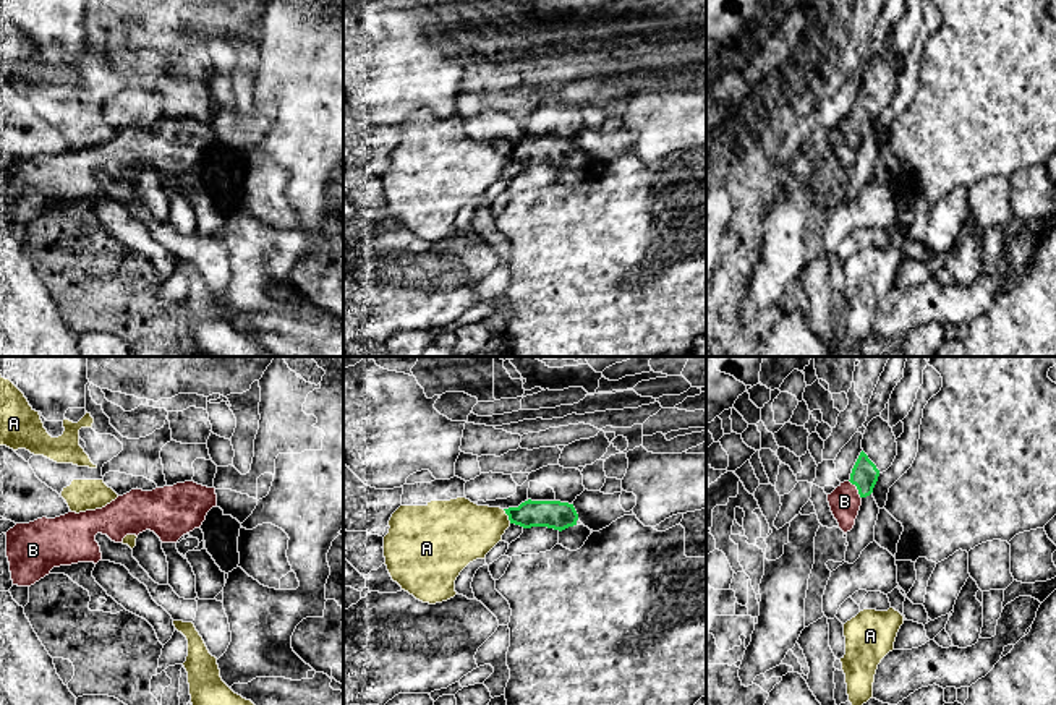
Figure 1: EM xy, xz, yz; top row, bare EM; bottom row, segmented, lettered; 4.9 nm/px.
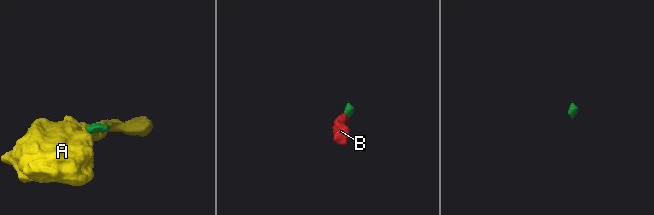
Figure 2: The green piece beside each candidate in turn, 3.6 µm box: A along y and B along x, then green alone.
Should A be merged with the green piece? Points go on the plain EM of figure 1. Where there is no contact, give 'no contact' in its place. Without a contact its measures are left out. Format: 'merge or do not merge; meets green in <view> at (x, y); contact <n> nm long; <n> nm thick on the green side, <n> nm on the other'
do not merge; meets green in xz at (507, 151); contact 80 nm long; 140 nm thick on the green side, 320 nm on the other

